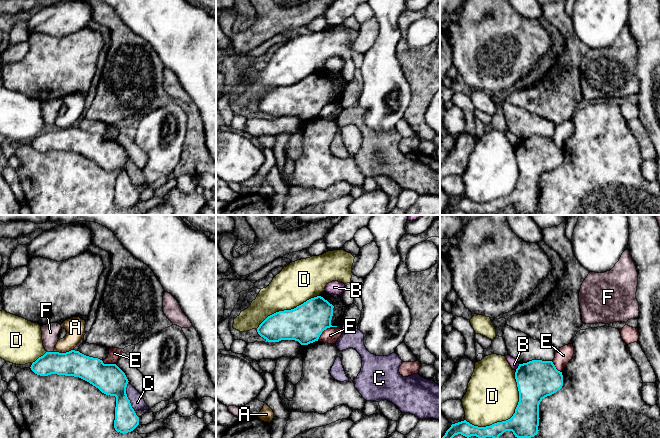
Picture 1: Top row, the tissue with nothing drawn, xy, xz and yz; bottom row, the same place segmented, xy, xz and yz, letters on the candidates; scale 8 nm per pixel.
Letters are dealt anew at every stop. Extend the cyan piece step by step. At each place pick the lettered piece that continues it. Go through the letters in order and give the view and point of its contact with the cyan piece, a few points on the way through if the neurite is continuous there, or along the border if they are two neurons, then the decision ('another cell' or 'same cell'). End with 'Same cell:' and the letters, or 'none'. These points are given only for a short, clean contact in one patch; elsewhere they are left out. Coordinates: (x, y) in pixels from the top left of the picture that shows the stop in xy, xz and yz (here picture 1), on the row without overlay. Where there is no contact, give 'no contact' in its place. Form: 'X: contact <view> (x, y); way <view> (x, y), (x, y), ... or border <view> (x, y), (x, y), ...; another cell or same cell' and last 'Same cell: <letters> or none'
A: contact xy (63, 129); border xy (72, 125), (66, 128), (54, 128); another cell
B: contact yz (518, 143); another cell
C: contact xy (126, 172); border xy (128, 157), (126, 172), (134, 187); another cell
D: contact yz (511, 193); another cell
E: contact xz (325, 105); border xz (337, 102), (326, 104), (317, 116); another cell
F: contact xy (50, 128); border xy (47, 127), (53, 128); another cell
Same cell: none

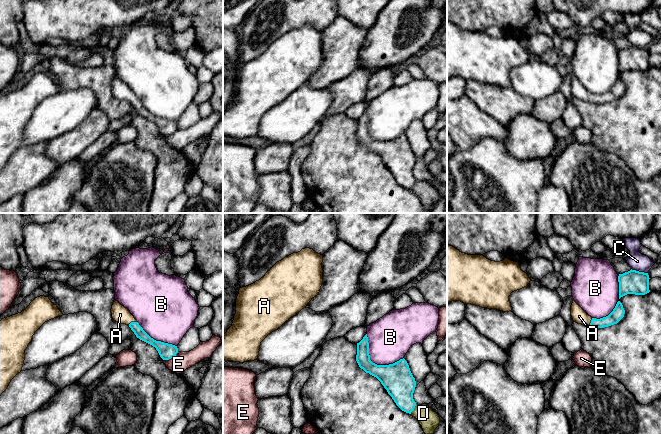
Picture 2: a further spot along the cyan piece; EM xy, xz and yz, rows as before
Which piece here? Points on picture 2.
A: contact xy (132, 98); way xy (135, 103), (132, 98), (120, 90); same cell
B: contact xz (374, 139); another cell
C: contact yz (638, 47); border yz (631, 44), (647, 49); another cell
D: contact xz (413, 185); border xz (416, 180), (410, 189); another cell
E: contact xy (170, 134); border xy (178, 128), (168, 135), (162, 135); another cell
Same cell: A

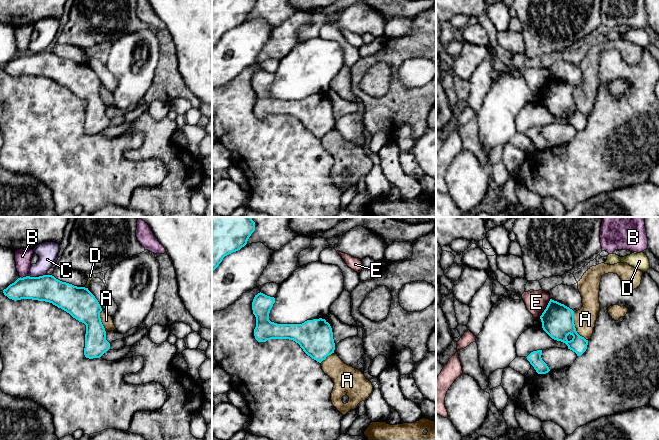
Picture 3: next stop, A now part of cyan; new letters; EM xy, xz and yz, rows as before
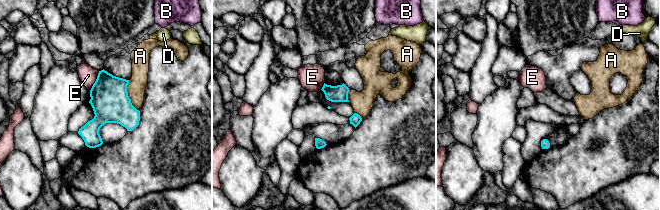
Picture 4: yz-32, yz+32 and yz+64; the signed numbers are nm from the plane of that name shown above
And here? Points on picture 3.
A: contact yz (574, 103); border yz (573, 88), (575, 106), (587, 116); another cell
B: contact xy (23, 53); border xy (27, 51), (20, 53); another cell
C: contact xy (36, 53); border xy (45, 50), (28, 52); another cell
D: contact xy (86, 64); border xy (84, 63), (87, 64); another cell
E: contact yz (546, 84); another cell
Same cell: none

